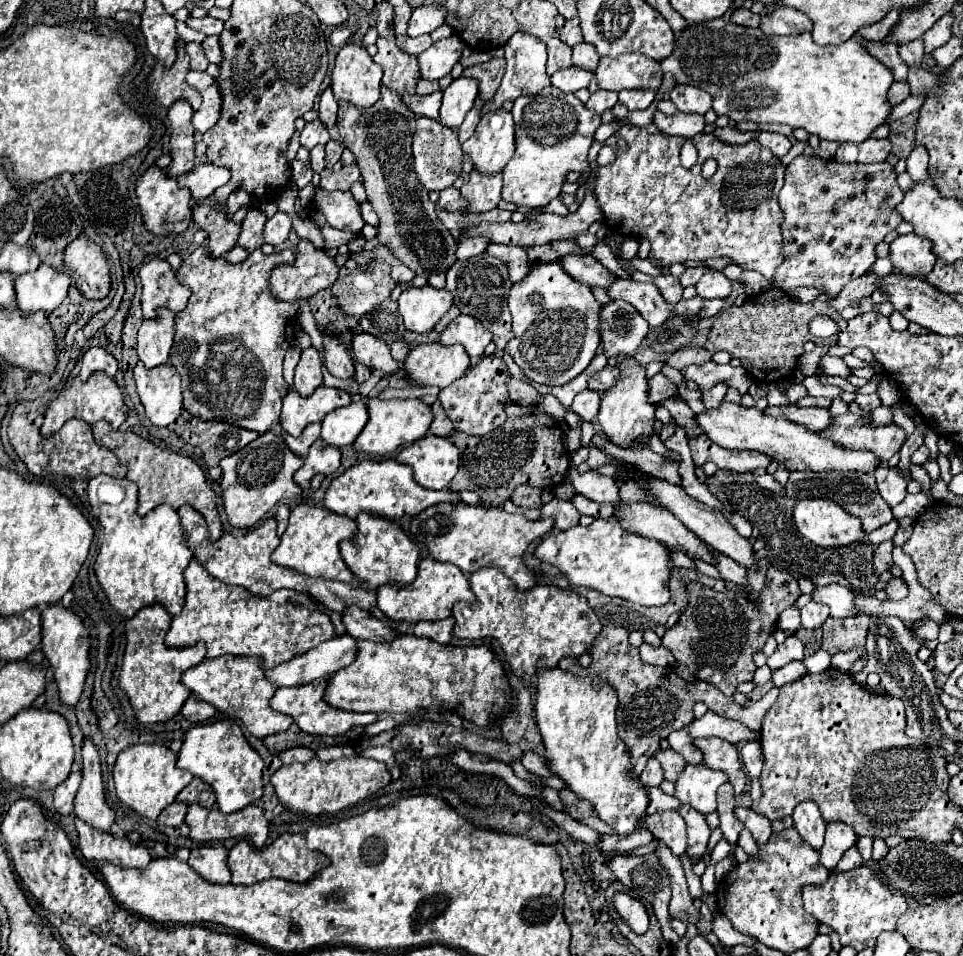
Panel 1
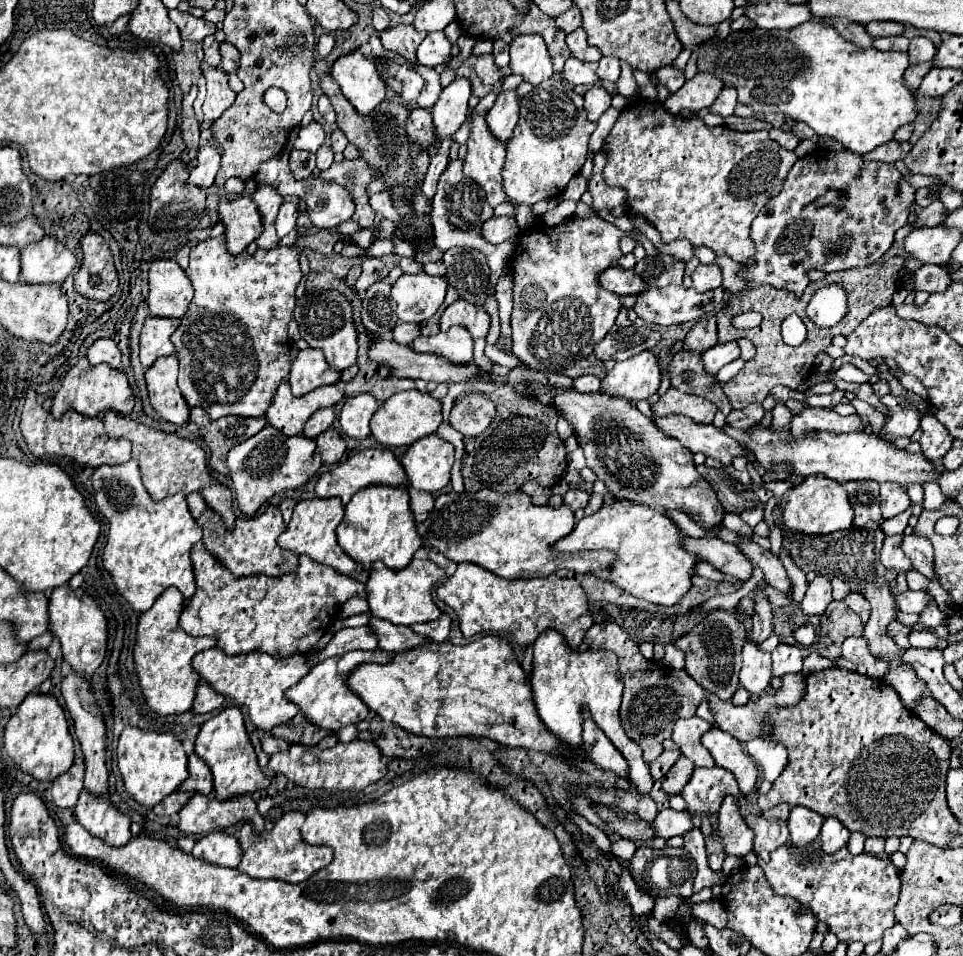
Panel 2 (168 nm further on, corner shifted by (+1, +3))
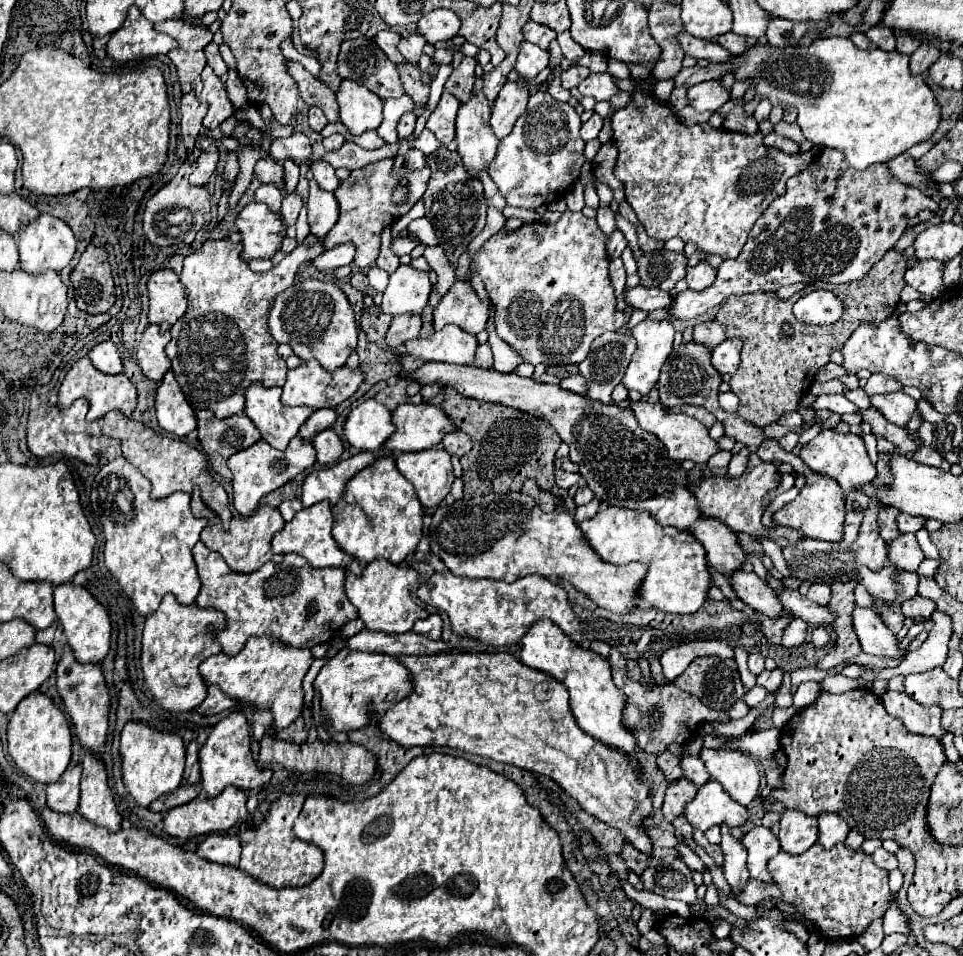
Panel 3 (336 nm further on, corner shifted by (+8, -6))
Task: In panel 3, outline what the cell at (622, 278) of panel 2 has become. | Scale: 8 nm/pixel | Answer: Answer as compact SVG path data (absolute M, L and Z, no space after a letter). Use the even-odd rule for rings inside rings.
M635 286L635 288L625 288L625 302L631 308L639 308L639 310L661 310L663 306L669 306L671 302L671 294L669 292L661 292L657 288L643 288L643 286Z

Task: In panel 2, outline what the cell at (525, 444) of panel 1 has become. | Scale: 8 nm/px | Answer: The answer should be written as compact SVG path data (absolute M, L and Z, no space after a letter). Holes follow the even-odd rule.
M508 387L486 395L496 405L496 417L482 435L464 439L466 455L462 461L462 477L466 491L496 489L504 493L520 489L526 481L536 481L542 487L558 483L568 467L564 443L556 433L558 415L552 413L552 409L544 409L534 397L516 397Z

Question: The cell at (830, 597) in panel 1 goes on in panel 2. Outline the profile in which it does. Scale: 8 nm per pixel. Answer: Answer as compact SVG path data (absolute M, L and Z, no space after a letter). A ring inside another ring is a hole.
M850 593L848 597L844 597L844 603L862 619L862 623L870 619L870 603L860 593Z

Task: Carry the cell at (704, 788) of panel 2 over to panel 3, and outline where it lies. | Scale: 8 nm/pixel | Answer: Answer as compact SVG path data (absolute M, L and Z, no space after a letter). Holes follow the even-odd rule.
M709 780L697 790L693 802L685 806L685 818L705 832L709 826L723 822L729 826L741 826L747 820L747 808L733 802L719 782Z

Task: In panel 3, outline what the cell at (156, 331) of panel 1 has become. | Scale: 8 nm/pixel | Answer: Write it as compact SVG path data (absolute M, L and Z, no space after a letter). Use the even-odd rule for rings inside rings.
M149 324L141 334L137 346L137 364L149 380L161 382L161 376L171 368L171 360L163 350L169 340L169 332L161 332L157 324Z

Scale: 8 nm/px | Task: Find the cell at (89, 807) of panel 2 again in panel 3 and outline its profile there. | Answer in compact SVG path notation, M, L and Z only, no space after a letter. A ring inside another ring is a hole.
M85 754L81 768L81 800L77 812L87 822L95 826L105 826L109 832L117 832L121 828L121 816L107 786L103 760L95 758L93 754Z

